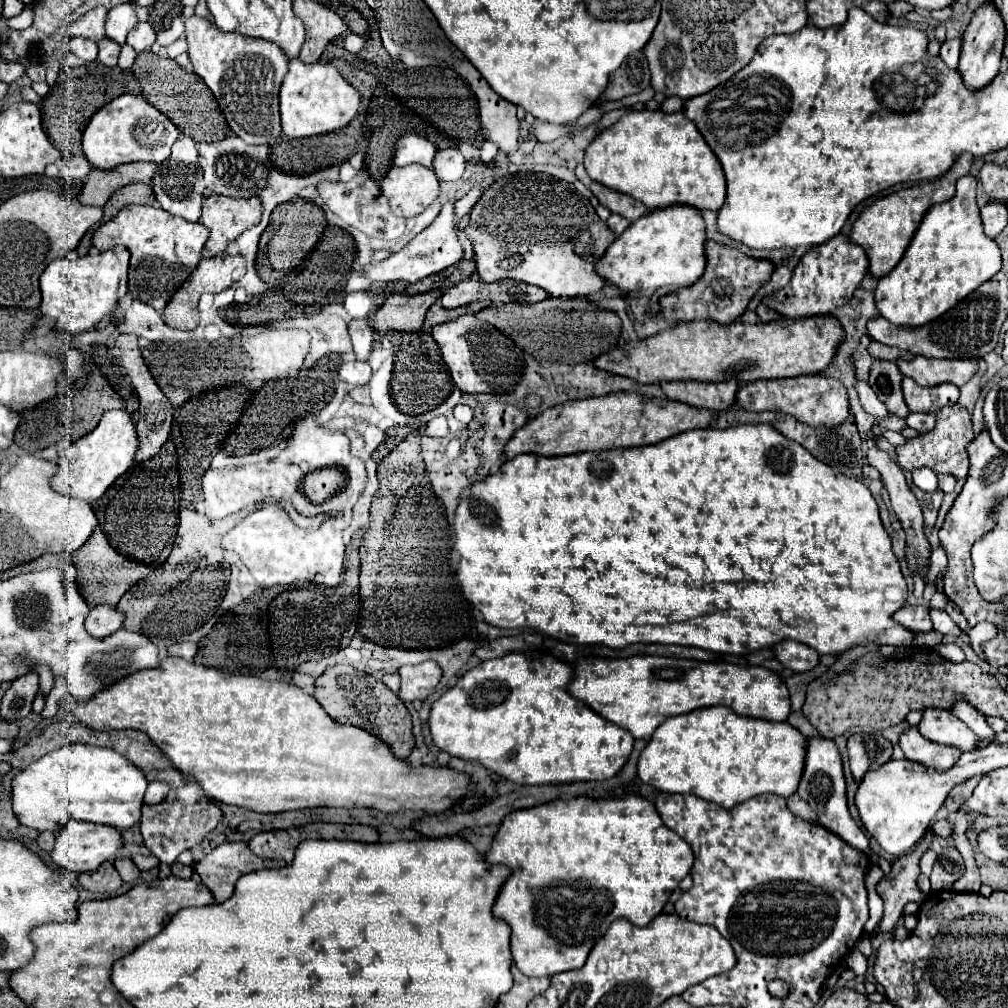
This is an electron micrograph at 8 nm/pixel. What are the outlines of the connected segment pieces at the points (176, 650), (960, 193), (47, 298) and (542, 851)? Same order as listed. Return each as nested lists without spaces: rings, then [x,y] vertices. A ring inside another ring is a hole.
[[[177,643],[177,645],[171,645],[169,647],[169,655],[183,657],[187,661],[193,661],[195,653],[197,653],[197,645],[195,643]]]
[[[967,175],[957,181],[953,199],[929,207],[929,213],[923,215],[897,267],[878,281],[874,300],[879,313],[891,323],[919,327],[949,311],[999,269],[1001,251],[981,227],[981,215],[975,203],[975,177]]]
[[[121,245],[97,255],[73,259],[63,257],[51,261],[41,275],[41,313],[53,317],[59,329],[71,333],[85,333],[93,329],[105,315],[113,311],[113,305],[127,293],[127,269],[129,251]]]
[[[625,795],[625,797],[609,797],[609,799],[599,799],[599,801],[577,797],[571,801],[555,801],[555,803],[537,805],[531,809],[513,811],[513,815],[507,815],[503,819],[503,823],[495,835],[495,841],[491,845],[491,851],[485,855],[485,859],[489,859],[489,863],[503,863],[503,865],[513,869],[513,875],[507,879],[507,883],[503,885],[503,889],[497,895],[493,915],[497,915],[499,919],[505,919],[513,929],[511,931],[511,951],[513,951],[513,961],[515,961],[517,969],[527,977],[553,977],[553,975],[563,973],[563,971],[581,969],[585,965],[593,945],[607,933],[609,925],[615,919],[627,919],[637,927],[645,927],[657,913],[661,913],[661,909],[669,901],[671,893],[677,889],[679,881],[689,873],[689,869],[693,865],[693,851],[679,835],[675,835],[671,829],[667,829],[663,825],[653,803],[649,803],[641,795]],[[573,897],[581,897],[581,901],[577,903]]]

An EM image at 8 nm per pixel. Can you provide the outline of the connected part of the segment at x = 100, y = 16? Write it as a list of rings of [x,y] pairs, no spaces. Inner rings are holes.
[[[95,7],[87,11],[77,21],[69,23],[69,37],[85,37],[91,41],[101,41],[105,37],[105,19],[107,19],[105,7]]]

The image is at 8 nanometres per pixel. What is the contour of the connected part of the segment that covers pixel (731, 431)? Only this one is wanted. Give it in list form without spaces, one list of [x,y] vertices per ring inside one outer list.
[[[755,423],[755,425],[737,425],[737,427],[727,427],[727,429],[715,429],[715,427],[707,427],[707,429],[691,429],[685,431],[681,435],[675,435],[671,439],[665,439],[661,443],[655,445],[645,445],[645,447],[629,447],[629,449],[607,449],[607,451],[585,451],[585,453],[573,453],[573,455],[559,455],[559,457],[543,457],[543,455],[533,455],[533,453],[523,453],[513,457],[511,461],[501,463],[499,471],[493,475],[487,475],[483,481],[471,483],[467,493],[461,495],[459,507],[455,511],[455,551],[461,555],[459,567],[457,567],[457,585],[461,587],[461,593],[465,595],[465,599],[483,613],[483,619],[489,625],[495,627],[503,627],[503,629],[513,629],[513,627],[531,627],[537,631],[543,631],[559,641],[565,643],[573,643],[573,645],[603,645],[603,647],[611,647],[611,649],[623,649],[631,643],[661,643],[661,645],[685,645],[685,647],[699,647],[699,649],[707,649],[707,651],[715,651],[715,653],[735,653],[735,655],[743,655],[755,649],[763,649],[763,647],[771,647],[775,643],[779,643],[781,639],[793,639],[799,643],[809,645],[811,649],[815,649],[819,655],[829,655],[829,653],[843,653],[855,645],[891,645],[891,647],[901,647],[901,645],[911,645],[913,643],[913,633],[909,629],[905,629],[903,625],[893,621],[893,613],[897,609],[901,609],[907,601],[907,583],[901,575],[901,567],[899,561],[891,549],[891,539],[887,535],[887,531],[881,525],[879,519],[879,509],[877,503],[871,495],[871,491],[857,479],[845,477],[837,471],[837,467],[829,467],[825,463],[821,463],[819,459],[815,459],[813,455],[809,455],[809,451],[805,451],[805,447],[801,447],[799,443],[793,443],[791,439],[785,439],[785,435],[781,435],[781,431],[773,431],[773,427],[769,427],[767,423]]]

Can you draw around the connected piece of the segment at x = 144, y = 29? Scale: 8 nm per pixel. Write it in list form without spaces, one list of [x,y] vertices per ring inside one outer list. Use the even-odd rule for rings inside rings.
[[[137,23],[129,35],[127,35],[127,43],[139,53],[139,51],[145,51],[149,49],[153,43],[155,43],[155,31],[151,27],[151,23]]]

